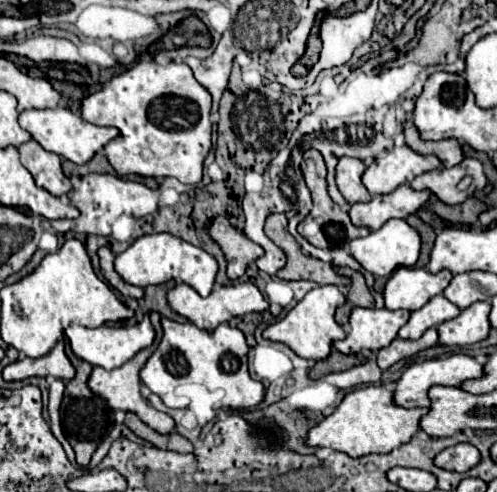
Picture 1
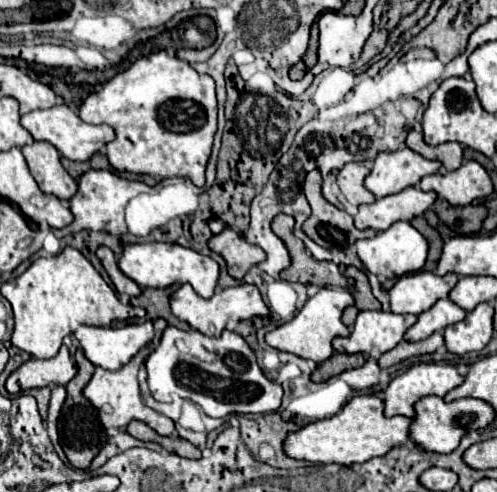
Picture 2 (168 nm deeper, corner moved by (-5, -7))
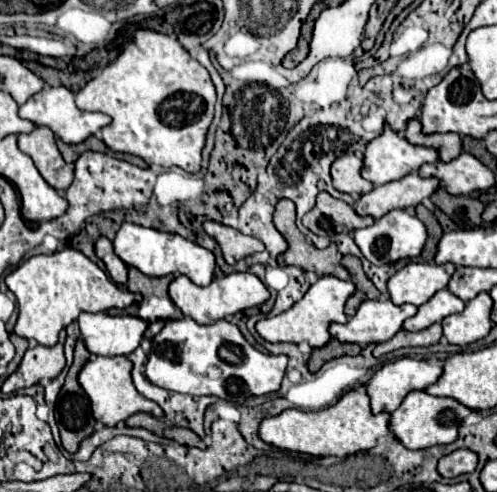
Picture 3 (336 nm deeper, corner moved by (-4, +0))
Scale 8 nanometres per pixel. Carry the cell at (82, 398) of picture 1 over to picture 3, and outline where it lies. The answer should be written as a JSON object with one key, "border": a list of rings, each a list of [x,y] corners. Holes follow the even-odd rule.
{"border":[[[79,339],[75,345],[75,359],[67,371],[65,385],[61,387],[57,405],[55,405],[55,419],[61,431],[61,443],[69,453],[75,453],[79,443],[89,437],[95,429],[95,419],[91,415],[89,399],[81,385],[77,383],[77,375],[81,367],[89,361],[91,353],[85,349],[85,343]]]}

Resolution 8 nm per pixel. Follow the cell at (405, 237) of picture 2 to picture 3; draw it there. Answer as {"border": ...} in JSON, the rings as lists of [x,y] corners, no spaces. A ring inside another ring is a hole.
{"border":[[[393,209],[385,217],[377,219],[371,227],[355,229],[353,239],[367,261],[371,261],[373,265],[387,265],[387,263],[397,263],[399,259],[417,259],[425,245],[427,229],[411,211]]]}

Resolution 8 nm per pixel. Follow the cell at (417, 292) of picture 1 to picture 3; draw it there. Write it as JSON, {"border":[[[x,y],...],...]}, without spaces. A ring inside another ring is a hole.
{"border":[[[407,263],[387,281],[391,301],[395,305],[427,303],[439,289],[445,289],[455,271],[453,263]]]}

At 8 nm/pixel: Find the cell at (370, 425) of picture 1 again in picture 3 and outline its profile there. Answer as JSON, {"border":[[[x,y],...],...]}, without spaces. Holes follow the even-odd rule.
{"border":[[[351,389],[343,393],[335,405],[321,411],[285,409],[275,417],[265,417],[259,423],[257,433],[259,433],[259,439],[283,451],[307,453],[315,457],[325,457],[325,455],[347,457],[347,455],[375,447],[379,437],[389,435],[389,415],[387,413],[373,415],[367,393],[363,389]]]}

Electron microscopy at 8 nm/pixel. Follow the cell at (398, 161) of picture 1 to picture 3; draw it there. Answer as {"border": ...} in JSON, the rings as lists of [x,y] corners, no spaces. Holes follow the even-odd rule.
{"border":[[[385,125],[385,131],[379,137],[375,137],[367,143],[361,175],[363,175],[363,179],[371,181],[373,185],[383,185],[383,183],[389,183],[389,181],[403,179],[411,171],[417,171],[423,163],[435,163],[435,161],[437,161],[435,149],[423,147],[423,145],[411,145],[403,135],[395,133],[389,125]]]}

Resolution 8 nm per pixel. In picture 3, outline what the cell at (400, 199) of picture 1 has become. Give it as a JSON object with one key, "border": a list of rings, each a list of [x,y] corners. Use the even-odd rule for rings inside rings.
{"border":[[[409,173],[399,181],[379,185],[371,193],[365,193],[357,201],[355,211],[359,215],[371,215],[373,219],[381,219],[385,213],[393,209],[417,207],[437,187],[439,187],[439,181],[435,177],[423,179],[417,173]]]}

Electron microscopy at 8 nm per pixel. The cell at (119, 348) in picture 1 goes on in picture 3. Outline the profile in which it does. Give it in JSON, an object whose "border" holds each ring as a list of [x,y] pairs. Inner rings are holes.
{"border":[[[81,313],[81,337],[93,355],[129,355],[133,353],[147,329],[147,323],[131,315]]]}

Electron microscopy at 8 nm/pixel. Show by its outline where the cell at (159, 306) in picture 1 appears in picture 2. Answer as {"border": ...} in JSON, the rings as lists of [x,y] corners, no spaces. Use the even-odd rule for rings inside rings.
{"border":[[[150,288],[150,290],[144,290],[138,298],[134,298],[132,304],[142,306],[142,308],[148,312],[148,316],[168,316],[166,320],[168,320],[172,326],[182,328],[182,330],[188,330],[188,328],[190,328],[188,324],[178,322],[178,320],[172,316],[170,306],[168,306],[170,294],[172,294],[172,288],[166,288],[166,290],[154,290],[154,288]]]}

